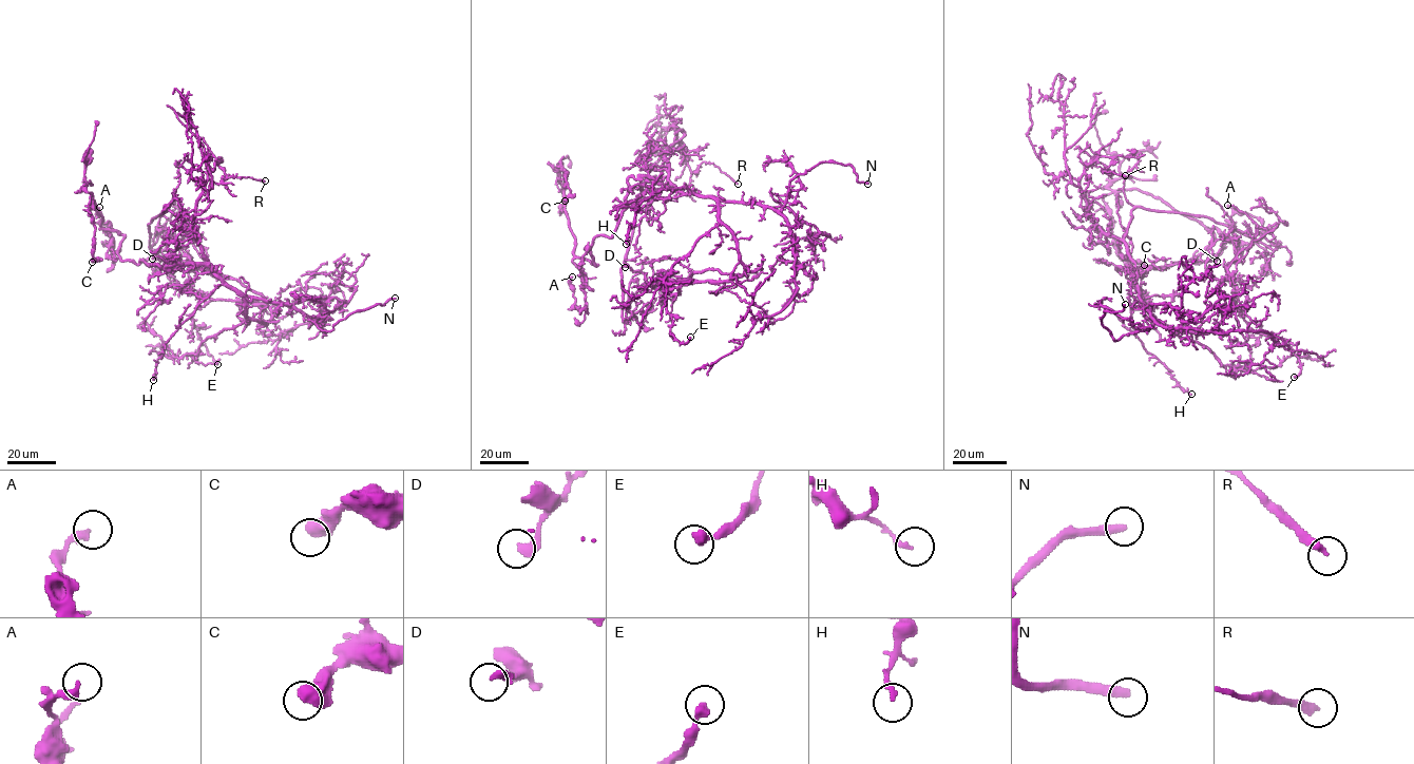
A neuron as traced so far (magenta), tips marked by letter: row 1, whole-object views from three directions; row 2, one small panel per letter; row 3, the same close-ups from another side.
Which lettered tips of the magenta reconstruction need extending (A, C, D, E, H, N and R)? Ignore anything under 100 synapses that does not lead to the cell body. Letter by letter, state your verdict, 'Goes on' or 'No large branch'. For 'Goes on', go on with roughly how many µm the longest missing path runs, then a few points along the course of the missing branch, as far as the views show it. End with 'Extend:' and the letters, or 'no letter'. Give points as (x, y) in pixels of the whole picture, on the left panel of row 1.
A: No large branch
C: No large branch
D: No large branch
E: No large branch
H: No large branch
N: Goes on. Missing length about 30 µm. Course of what is missing: (395, 298), (416, 294), (437, 302), (444, 311), (451, 310), (452, 314)
R: No large branch
Extend: N

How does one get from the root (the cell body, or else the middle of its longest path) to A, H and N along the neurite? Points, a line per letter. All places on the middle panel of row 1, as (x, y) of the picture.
A: (652, 178), (628, 178), (615, 231), (591, 246), (596, 265), (572, 260), (586, 279), (580, 310), (572, 277)
H: (652, 178), (683, 193), (694, 193), (685, 187), (653, 192), (639, 204), (634, 222), (629, 225), (626, 244)
N: (652, 178), (686, 193), (778, 210), (784, 204), (789, 182), (821, 163), (849, 165), (858, 182), (867, 184)

